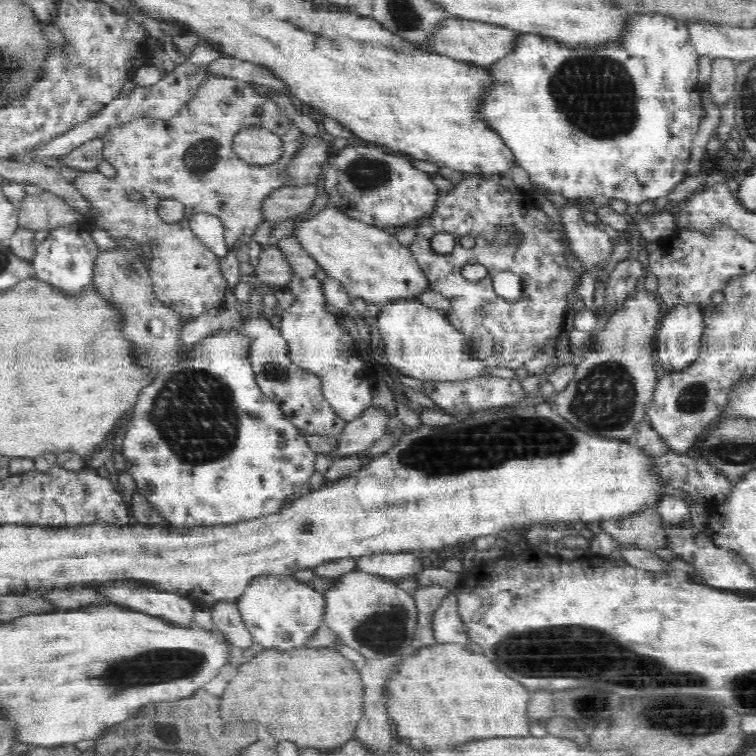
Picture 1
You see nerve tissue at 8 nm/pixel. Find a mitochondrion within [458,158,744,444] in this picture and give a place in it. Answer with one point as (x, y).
(604, 399)

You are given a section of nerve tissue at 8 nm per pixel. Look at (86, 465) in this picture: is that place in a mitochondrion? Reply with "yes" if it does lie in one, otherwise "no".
no

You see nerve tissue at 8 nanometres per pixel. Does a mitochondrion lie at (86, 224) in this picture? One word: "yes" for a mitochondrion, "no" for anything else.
no

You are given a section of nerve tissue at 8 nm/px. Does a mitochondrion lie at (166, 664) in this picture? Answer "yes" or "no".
yes

